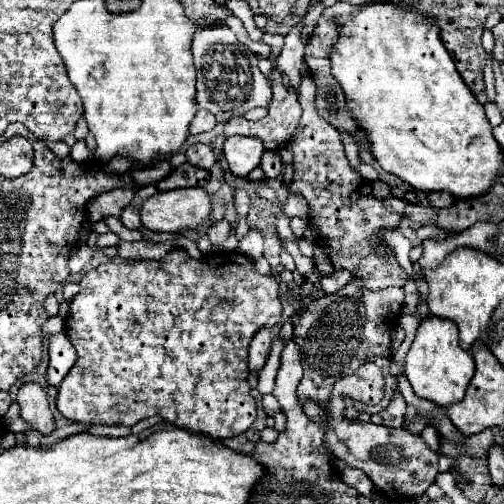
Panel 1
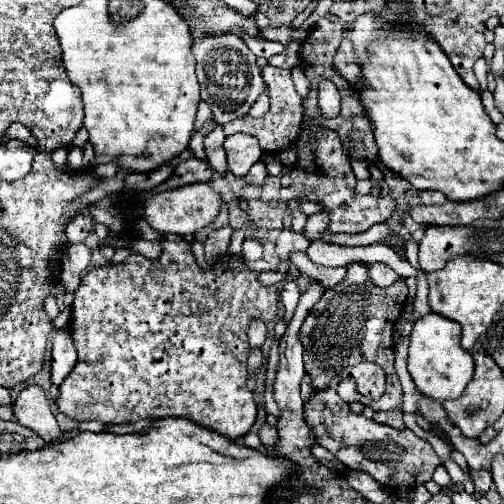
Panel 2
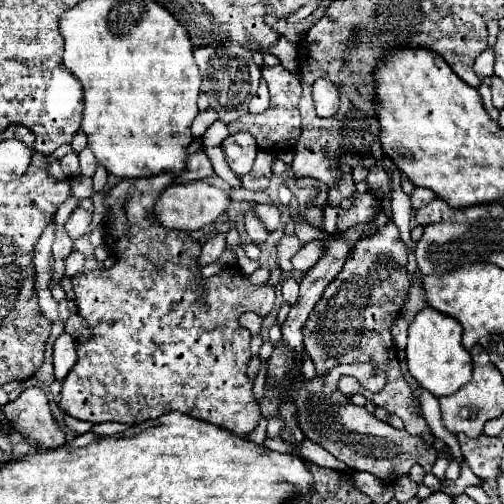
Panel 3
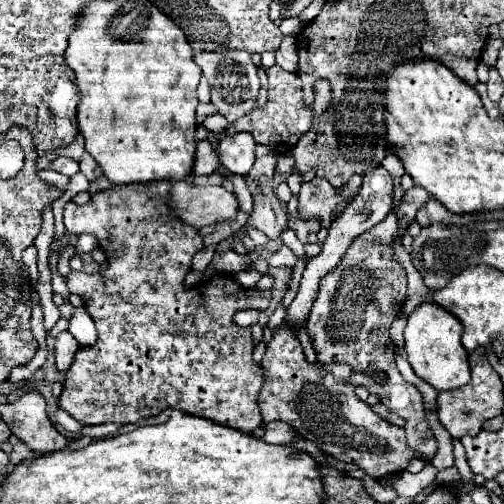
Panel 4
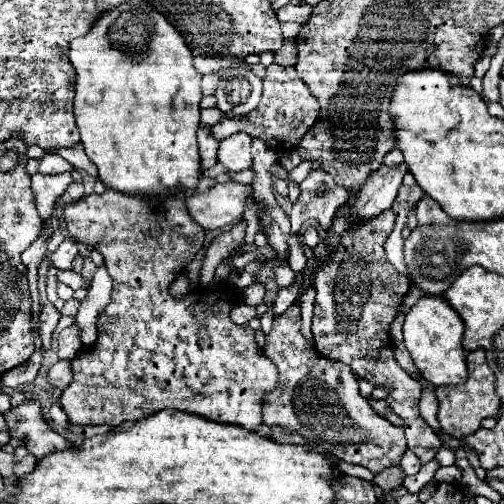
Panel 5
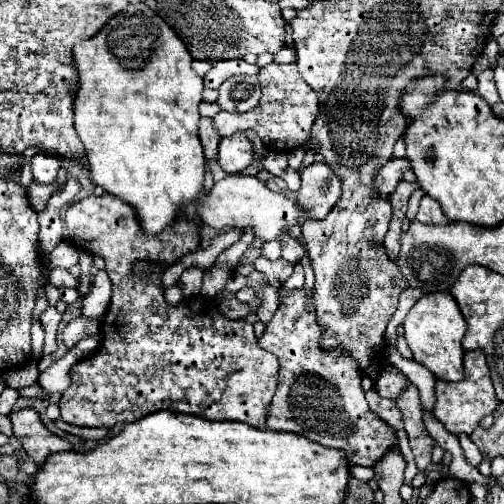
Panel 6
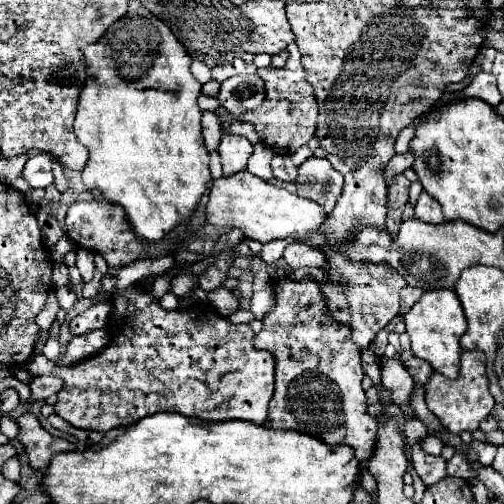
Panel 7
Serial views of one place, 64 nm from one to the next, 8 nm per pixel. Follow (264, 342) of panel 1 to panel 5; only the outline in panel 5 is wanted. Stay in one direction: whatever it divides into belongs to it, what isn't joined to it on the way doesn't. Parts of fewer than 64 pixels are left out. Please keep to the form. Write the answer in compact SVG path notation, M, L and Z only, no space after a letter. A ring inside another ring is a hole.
M238 302L230 312L230 318L236 324L248 324L254 316L256 316L256 308L248 306L248 304L242 304L242 302Z

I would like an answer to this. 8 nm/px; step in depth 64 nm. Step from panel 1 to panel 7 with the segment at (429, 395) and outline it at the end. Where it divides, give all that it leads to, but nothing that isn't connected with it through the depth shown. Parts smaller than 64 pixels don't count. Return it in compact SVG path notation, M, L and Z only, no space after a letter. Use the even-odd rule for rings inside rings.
M454 290L424 292L422 298L404 316L404 322L406 322L406 332L410 336L414 356L426 360L442 376L450 380L458 378L460 354L462 354L460 338L466 332L466 316L462 312L462 304L458 302Z

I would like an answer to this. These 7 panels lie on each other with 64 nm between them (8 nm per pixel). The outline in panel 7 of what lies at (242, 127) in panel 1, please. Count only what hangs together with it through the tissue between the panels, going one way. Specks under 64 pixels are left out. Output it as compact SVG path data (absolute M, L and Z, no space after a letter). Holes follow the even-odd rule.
M290 42L287 51L290 52L290 58L288 58L286 66L282 66L282 68L268 66L268 68L258 70L260 78L264 80L266 98L256 110L240 114L240 116L236 116L236 120L254 124L260 140L264 144L268 144L270 148L284 150L284 152L294 152L296 148L308 144L308 140L314 136L318 106L316 106L314 88L308 84L308 80L304 76L304 70L300 68L298 46L294 42Z

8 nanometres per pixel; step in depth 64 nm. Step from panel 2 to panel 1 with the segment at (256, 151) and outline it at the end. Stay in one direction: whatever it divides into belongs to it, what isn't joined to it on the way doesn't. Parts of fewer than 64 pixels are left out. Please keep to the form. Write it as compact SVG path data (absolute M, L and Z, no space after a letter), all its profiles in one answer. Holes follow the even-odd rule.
M232 136L224 142L224 158L230 164L234 176L248 176L264 154L264 142L250 136Z

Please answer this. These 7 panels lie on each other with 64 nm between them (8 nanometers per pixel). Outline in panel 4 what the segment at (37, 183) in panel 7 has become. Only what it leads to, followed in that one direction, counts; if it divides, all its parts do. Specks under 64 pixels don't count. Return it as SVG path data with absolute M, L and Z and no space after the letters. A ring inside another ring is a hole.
M58 156L58 158L50 164L50 168L56 168L58 172L62 172L62 174L66 174L66 176L74 176L74 174L78 172L78 162L72 160L72 158L68 158L68 156Z

